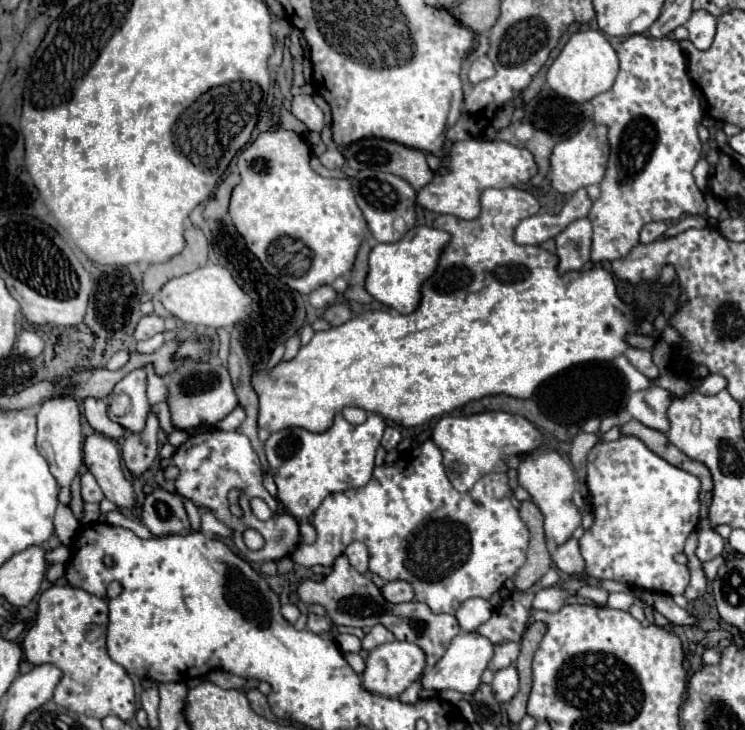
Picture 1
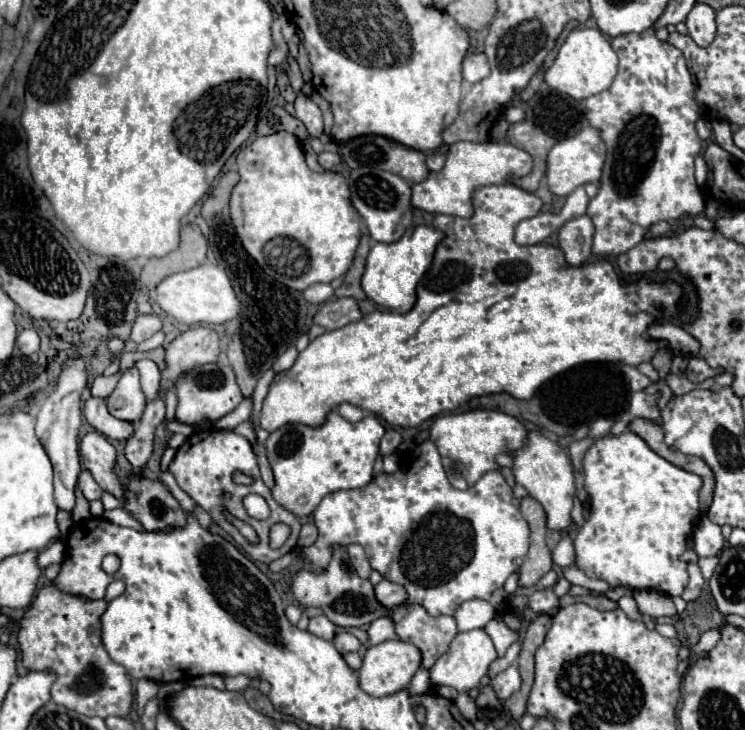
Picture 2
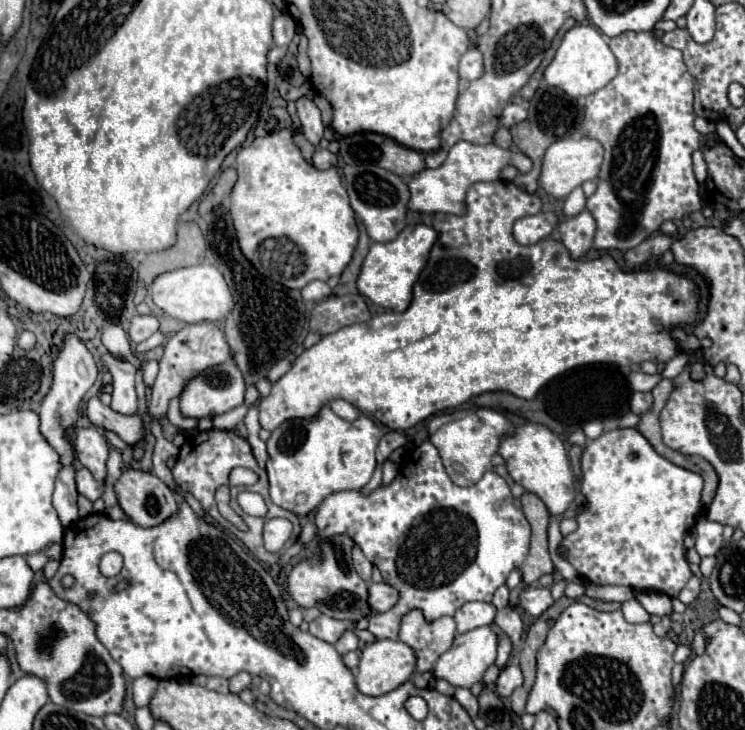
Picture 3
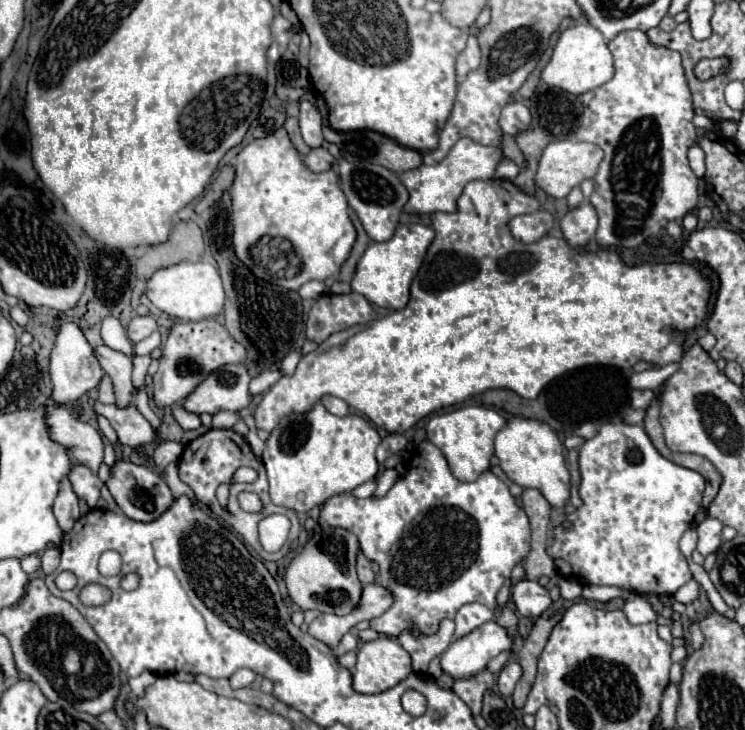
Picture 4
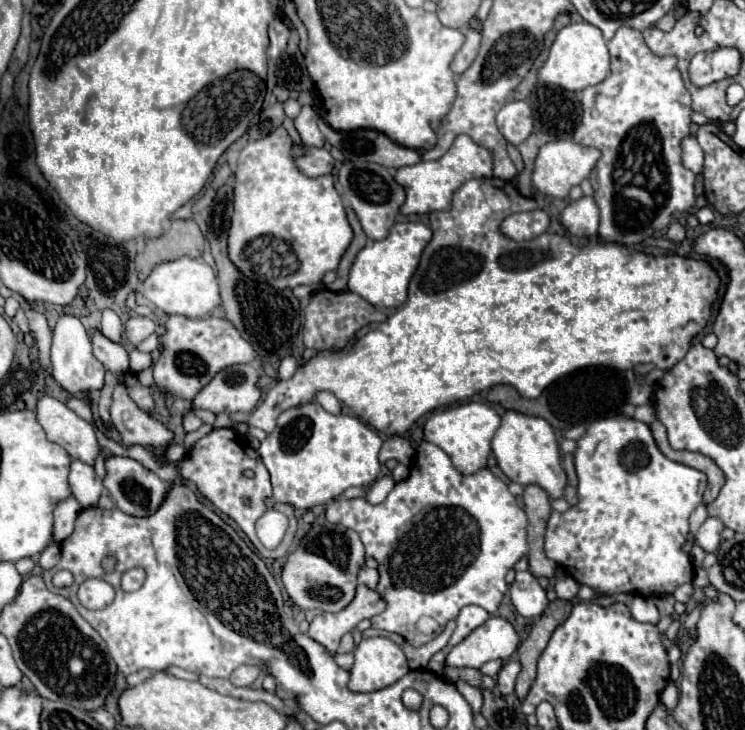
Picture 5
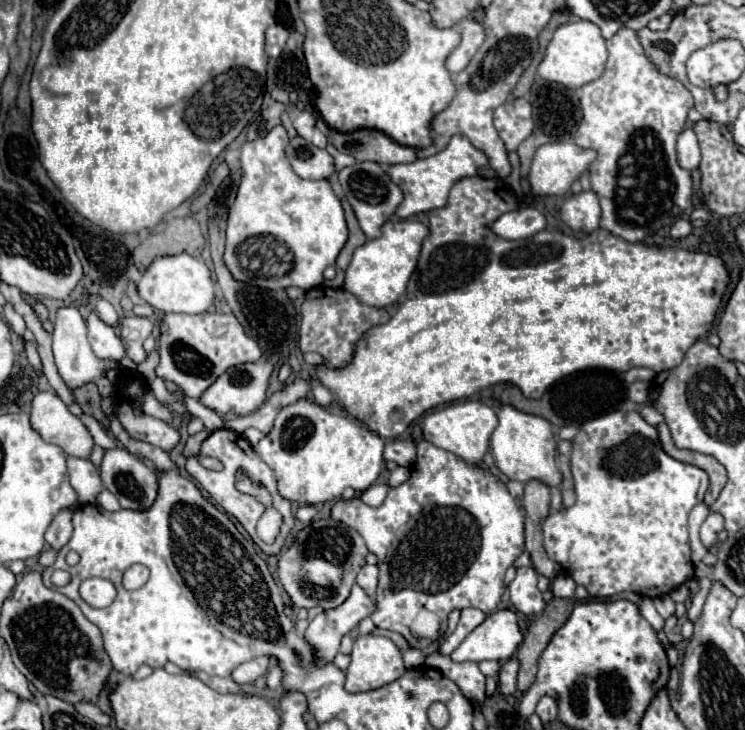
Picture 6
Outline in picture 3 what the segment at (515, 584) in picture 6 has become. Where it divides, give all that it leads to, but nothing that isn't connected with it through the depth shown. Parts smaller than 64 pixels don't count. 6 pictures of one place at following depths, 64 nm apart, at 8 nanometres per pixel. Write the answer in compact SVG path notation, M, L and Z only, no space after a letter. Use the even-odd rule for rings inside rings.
M524 586L518 598L520 598L522 610L530 616L540 616L544 610L548 610L554 604L550 590L542 586Z

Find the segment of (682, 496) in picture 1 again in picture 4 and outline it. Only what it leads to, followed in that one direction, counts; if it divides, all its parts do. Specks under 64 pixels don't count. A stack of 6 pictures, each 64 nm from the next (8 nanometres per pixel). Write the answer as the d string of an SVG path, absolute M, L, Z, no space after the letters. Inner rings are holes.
M604 422L596 436L580 446L580 498L582 506L570 514L556 514L552 518L548 554L566 560L572 566L572 576L584 584L616 586L634 590L638 594L674 594L680 586L692 580L686 558L680 554L678 542L690 528L696 510L702 502L704 476L666 460L648 438L644 426L626 422ZM570 520L572 526L564 528L562 522Z

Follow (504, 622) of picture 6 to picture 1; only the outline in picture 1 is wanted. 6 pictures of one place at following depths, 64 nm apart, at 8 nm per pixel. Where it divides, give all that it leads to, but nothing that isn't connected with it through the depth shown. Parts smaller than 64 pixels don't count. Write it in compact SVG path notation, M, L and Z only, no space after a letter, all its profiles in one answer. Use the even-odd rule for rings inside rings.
M462 632L450 642L446 654L436 662L436 666L424 674L422 686L426 690L436 690L436 692L452 688L462 694L472 694L480 686L480 676L488 668L492 656L494 656L494 644L488 638L480 636L478 632Z

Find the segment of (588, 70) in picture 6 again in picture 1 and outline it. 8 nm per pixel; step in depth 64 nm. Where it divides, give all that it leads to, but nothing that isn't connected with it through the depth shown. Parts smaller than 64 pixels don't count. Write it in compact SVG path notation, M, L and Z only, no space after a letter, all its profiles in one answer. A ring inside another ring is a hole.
M580 30L574 32L568 44L562 48L558 58L552 62L546 74L548 86L574 102L588 102L590 98L612 88L618 74L618 56L612 44L600 30Z

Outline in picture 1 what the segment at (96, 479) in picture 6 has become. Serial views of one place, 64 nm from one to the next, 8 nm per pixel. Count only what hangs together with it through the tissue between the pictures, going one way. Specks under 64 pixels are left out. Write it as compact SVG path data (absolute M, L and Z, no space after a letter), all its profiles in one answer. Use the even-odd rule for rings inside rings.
M90 472L82 474L82 498L84 498L84 502L100 502L104 498L98 482L94 480L94 476Z

